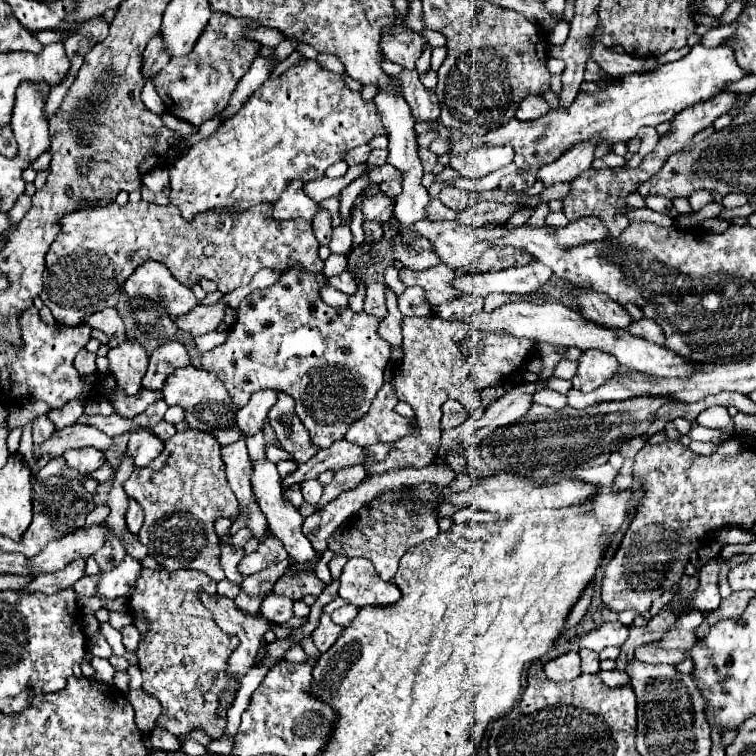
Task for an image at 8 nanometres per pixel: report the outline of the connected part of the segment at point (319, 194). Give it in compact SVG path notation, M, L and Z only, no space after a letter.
M361 163L361 165L349 167L347 175L341 177L341 179L321 177L321 179L313 179L313 181L305 181L305 183L303 183L303 191L305 191L305 195L311 197L313 201L323 201L323 199L327 199L327 197L339 195L339 193L343 191L343 187L347 187L353 179L357 179L365 169L367 169L367 163Z

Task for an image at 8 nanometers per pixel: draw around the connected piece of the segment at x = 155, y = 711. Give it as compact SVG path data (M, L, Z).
M143 689L137 691L129 691L127 693L127 701L133 705L135 709L135 721L139 725L139 729L149 735L157 725L157 717L161 715L161 705L155 697L151 697L149 693L145 693Z

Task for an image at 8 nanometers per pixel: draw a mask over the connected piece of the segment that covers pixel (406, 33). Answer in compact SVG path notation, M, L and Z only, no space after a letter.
M391 25L391 27L383 27L381 31L381 53L383 57L387 57L389 61L405 67L405 69L415 69L415 61L421 57L423 49L427 45L427 39L421 33L415 33L407 27L399 27Z

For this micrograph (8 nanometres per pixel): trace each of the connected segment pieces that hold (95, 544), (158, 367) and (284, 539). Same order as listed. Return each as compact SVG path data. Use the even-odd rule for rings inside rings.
M95 525L89 531L79 529L71 535L51 541L35 557L29 559L31 573L55 573L77 557L91 557L91 553L103 545L103 537L107 533L111 533L111 529L105 525Z
M165 343L159 349L155 349L149 357L149 367L147 373L141 381L143 389L159 391L163 387L163 381L167 379L167 373L173 373L179 367L189 365L189 355L187 349L181 343Z
M263 459L263 461L251 461L251 487L253 487L253 493L257 497L257 503L263 511L263 515L267 517L267 523L269 523L269 531L273 537L277 537L283 547L287 549L289 557L293 557L295 561L301 561L301 563L307 563L311 569L315 569L319 557L315 555L309 539L303 535L301 531L301 525L303 525L303 517L299 515L299 509L295 505L291 505L285 497L283 497L283 487L281 487L281 477L277 473L277 467L275 463L271 463L269 459Z

